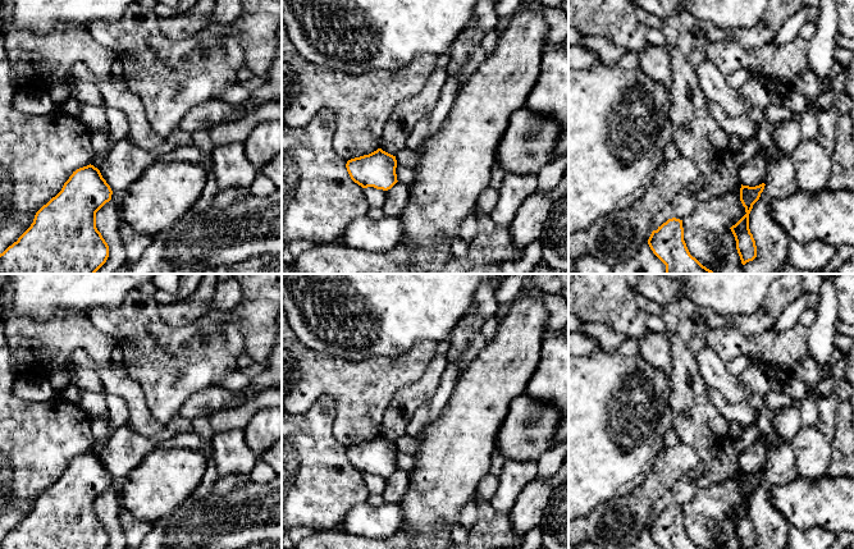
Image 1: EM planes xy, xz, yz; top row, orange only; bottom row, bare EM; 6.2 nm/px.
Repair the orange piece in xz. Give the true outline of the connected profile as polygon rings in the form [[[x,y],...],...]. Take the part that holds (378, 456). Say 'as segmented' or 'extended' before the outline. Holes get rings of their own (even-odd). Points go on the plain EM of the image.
as segmented | [[[382,435],[348,447],[346,454],[351,466],[362,475],[374,473],[388,477],[398,468],[396,443]]]

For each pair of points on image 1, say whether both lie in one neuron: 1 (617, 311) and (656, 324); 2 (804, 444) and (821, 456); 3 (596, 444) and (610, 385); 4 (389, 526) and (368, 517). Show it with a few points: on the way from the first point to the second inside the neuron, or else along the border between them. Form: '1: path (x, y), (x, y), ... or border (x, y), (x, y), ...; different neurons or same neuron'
1: border (648, 315), (645, 320), (647, 330); different neurons
2: path (808, 445), (817, 454); same neuron
3: path (596, 430), (607, 399); same neuron
4: path (384, 522), (373, 522); same neuron

